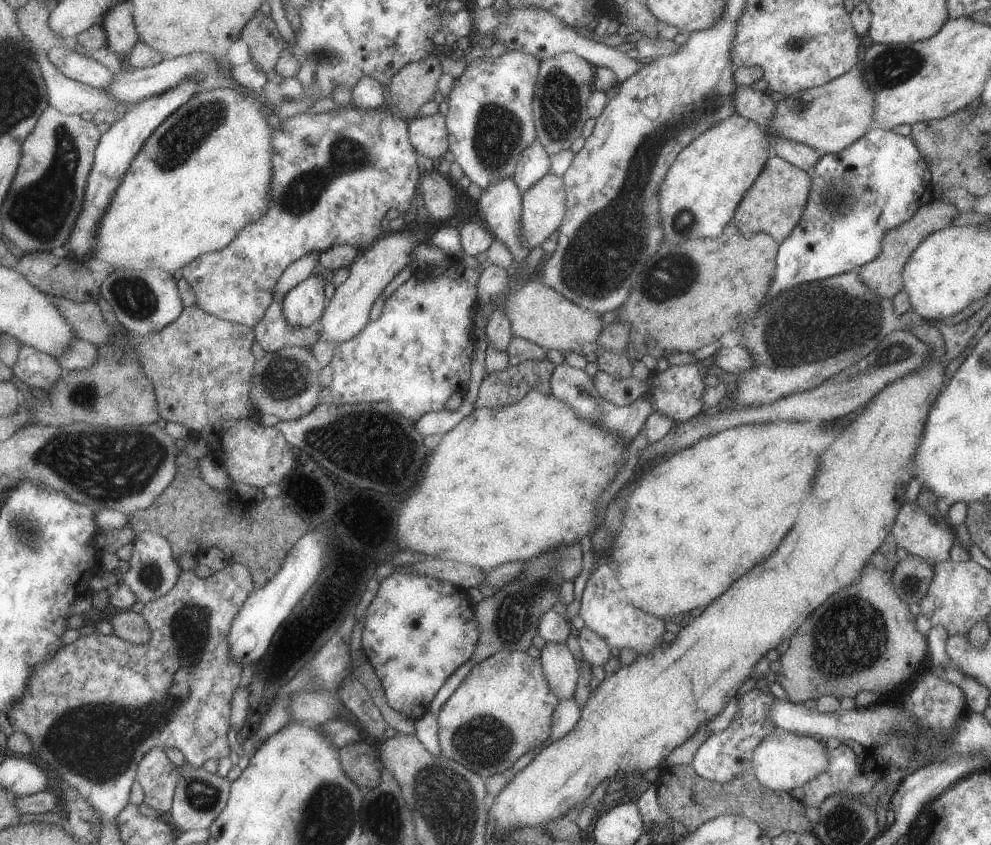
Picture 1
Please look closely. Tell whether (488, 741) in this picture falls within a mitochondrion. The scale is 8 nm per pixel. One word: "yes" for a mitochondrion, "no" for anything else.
yes

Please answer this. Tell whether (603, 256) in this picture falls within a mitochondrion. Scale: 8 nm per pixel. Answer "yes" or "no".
yes

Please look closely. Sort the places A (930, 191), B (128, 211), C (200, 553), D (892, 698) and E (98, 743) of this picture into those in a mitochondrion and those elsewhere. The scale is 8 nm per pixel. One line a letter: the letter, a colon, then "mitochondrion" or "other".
A: other
B: other
C: other
D: other
E: mitochondrion

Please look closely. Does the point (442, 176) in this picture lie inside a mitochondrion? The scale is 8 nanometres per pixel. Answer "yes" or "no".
no

